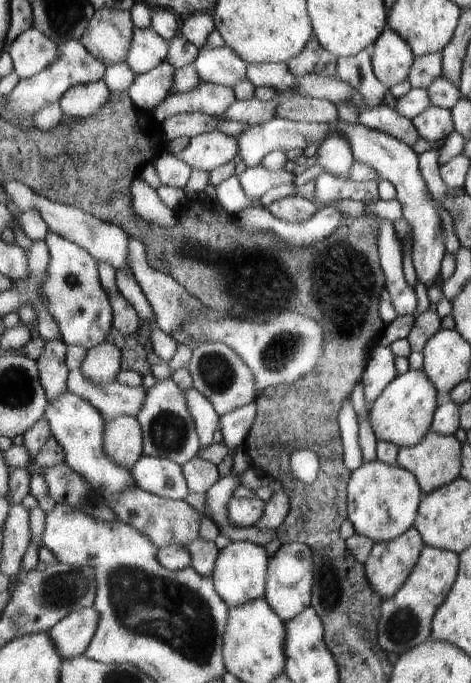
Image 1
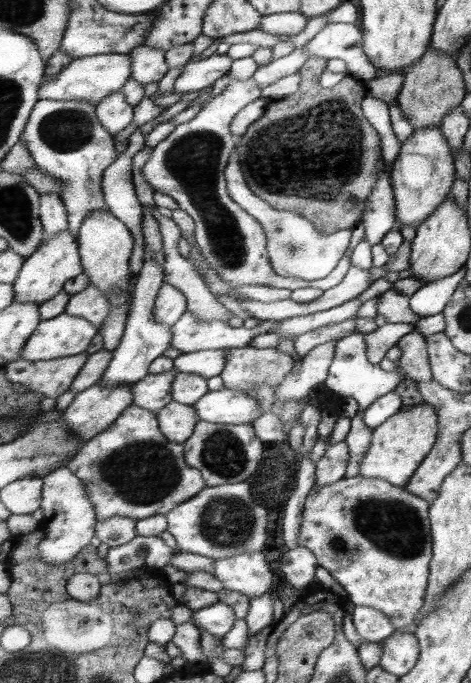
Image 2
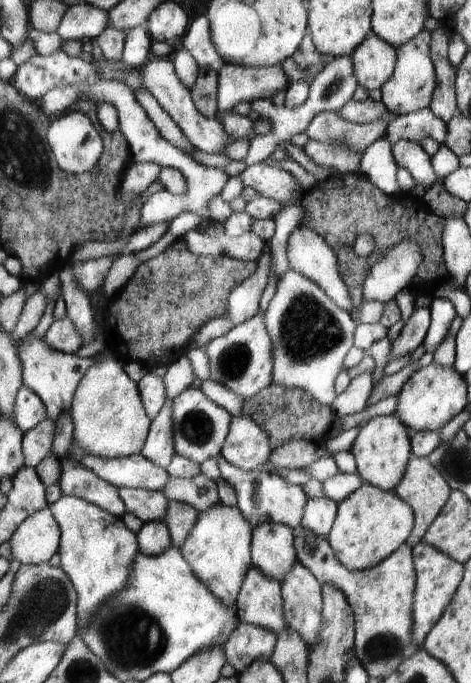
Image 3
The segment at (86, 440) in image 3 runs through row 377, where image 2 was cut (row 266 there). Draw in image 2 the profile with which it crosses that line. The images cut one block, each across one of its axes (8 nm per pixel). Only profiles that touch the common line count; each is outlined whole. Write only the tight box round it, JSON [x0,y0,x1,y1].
[78,209,133,296]

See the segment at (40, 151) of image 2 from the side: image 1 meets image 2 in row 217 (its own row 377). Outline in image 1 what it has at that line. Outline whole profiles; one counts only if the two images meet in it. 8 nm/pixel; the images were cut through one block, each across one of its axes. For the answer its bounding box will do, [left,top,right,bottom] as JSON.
[68,369,147,420]

